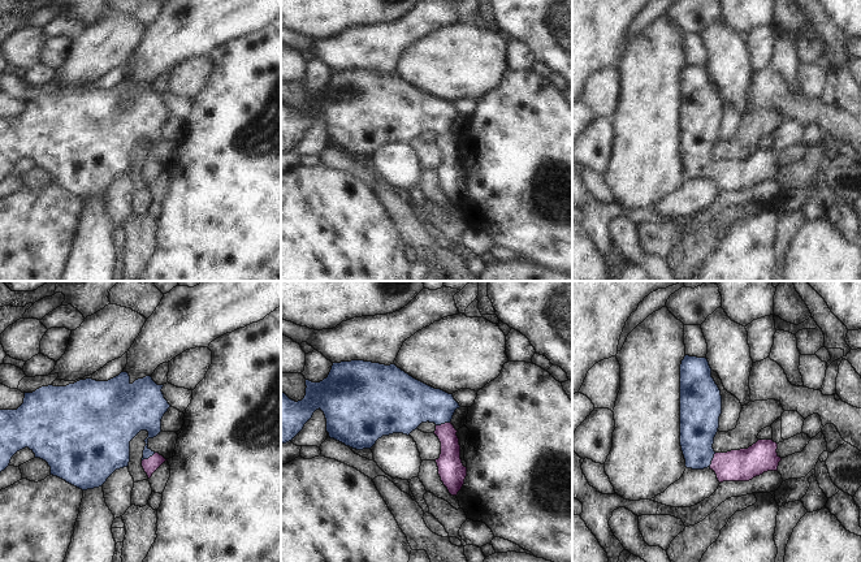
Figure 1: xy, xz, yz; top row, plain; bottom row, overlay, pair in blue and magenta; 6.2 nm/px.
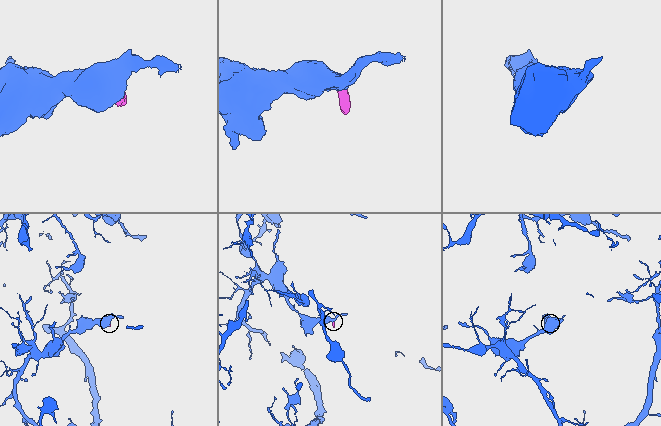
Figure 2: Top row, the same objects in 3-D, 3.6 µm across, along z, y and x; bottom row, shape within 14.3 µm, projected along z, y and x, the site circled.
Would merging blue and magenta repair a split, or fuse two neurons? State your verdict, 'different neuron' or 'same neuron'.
same neuron

